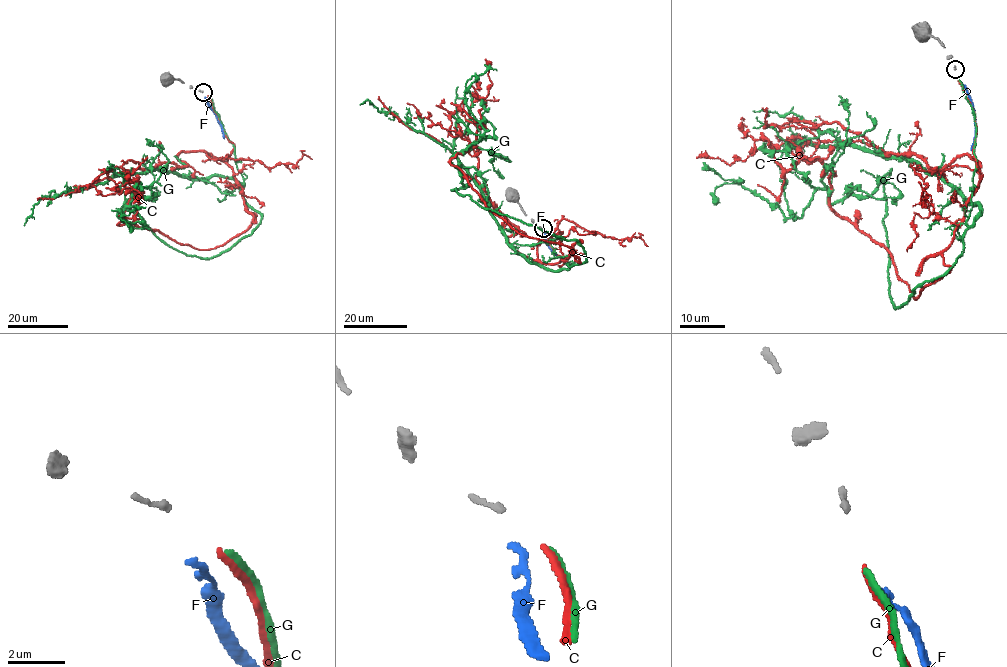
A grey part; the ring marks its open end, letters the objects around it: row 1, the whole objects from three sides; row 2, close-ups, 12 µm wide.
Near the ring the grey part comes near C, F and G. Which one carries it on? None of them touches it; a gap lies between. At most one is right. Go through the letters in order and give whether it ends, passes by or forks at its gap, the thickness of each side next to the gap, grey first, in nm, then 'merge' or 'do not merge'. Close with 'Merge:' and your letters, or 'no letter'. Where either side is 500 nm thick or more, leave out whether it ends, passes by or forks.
C: it ends; calibres 200 and 200 nm; do not merge
F: it ends; calibres 200 and 220 nm; do not merge
G: it ends; calibres 200 and 220 nm; merge
Merge: G

